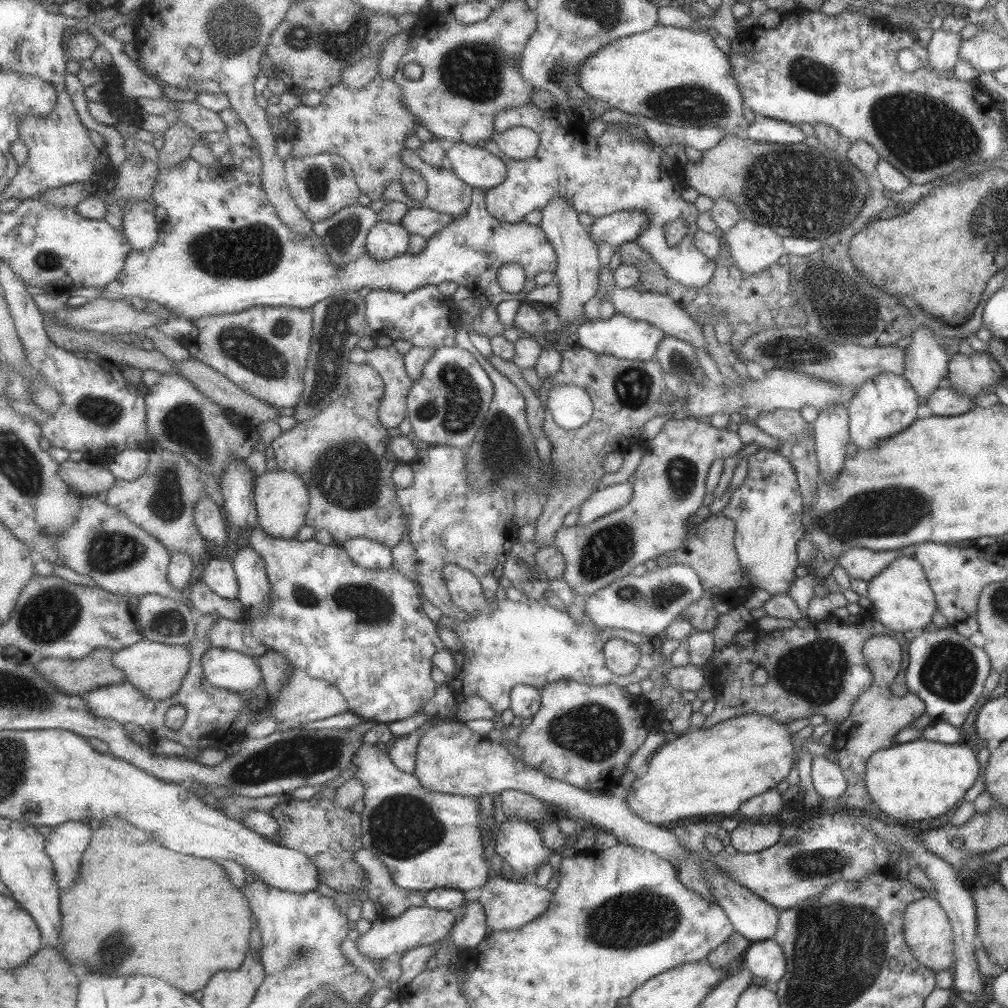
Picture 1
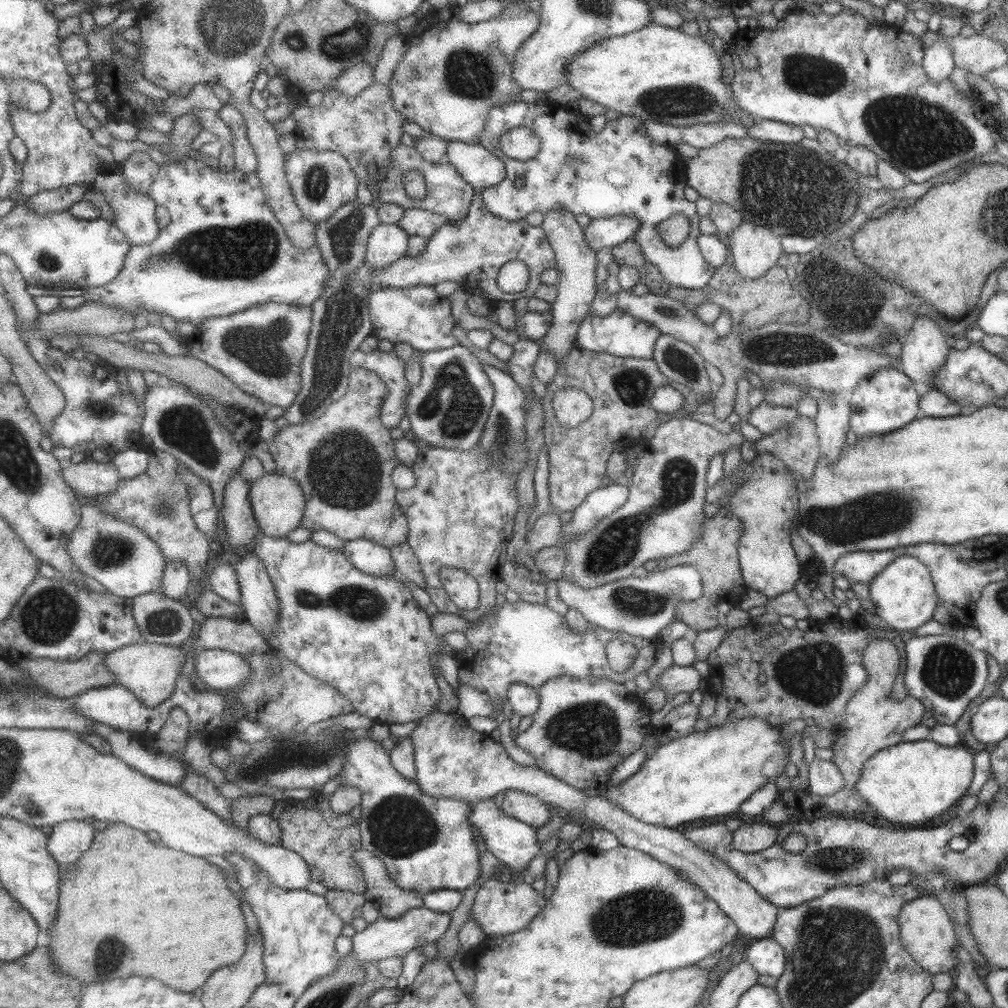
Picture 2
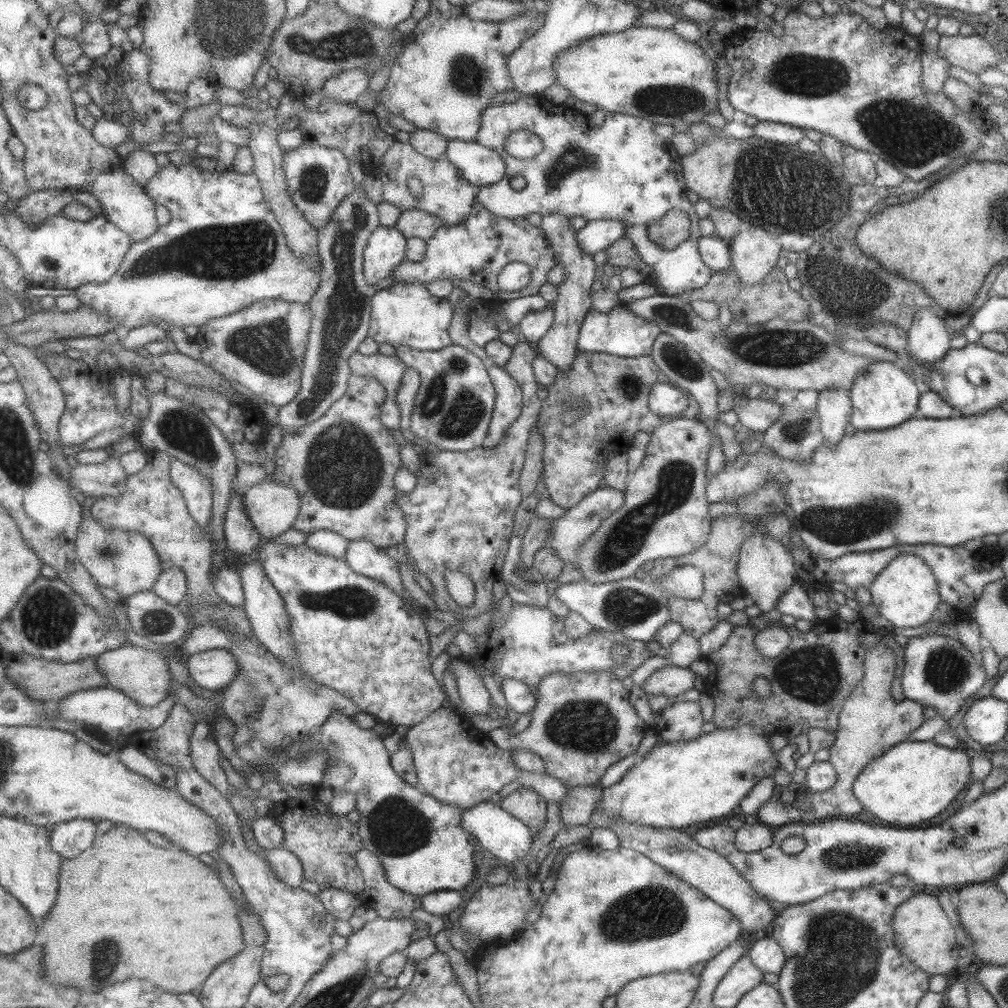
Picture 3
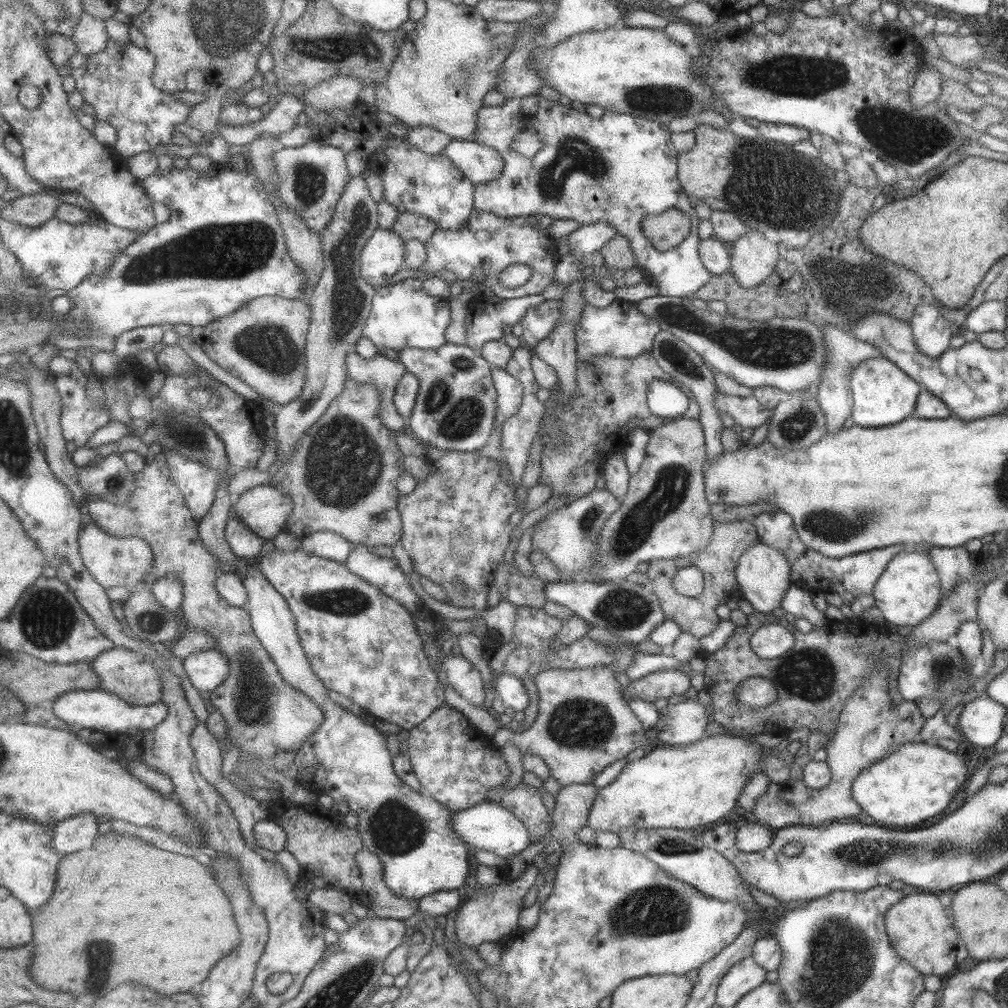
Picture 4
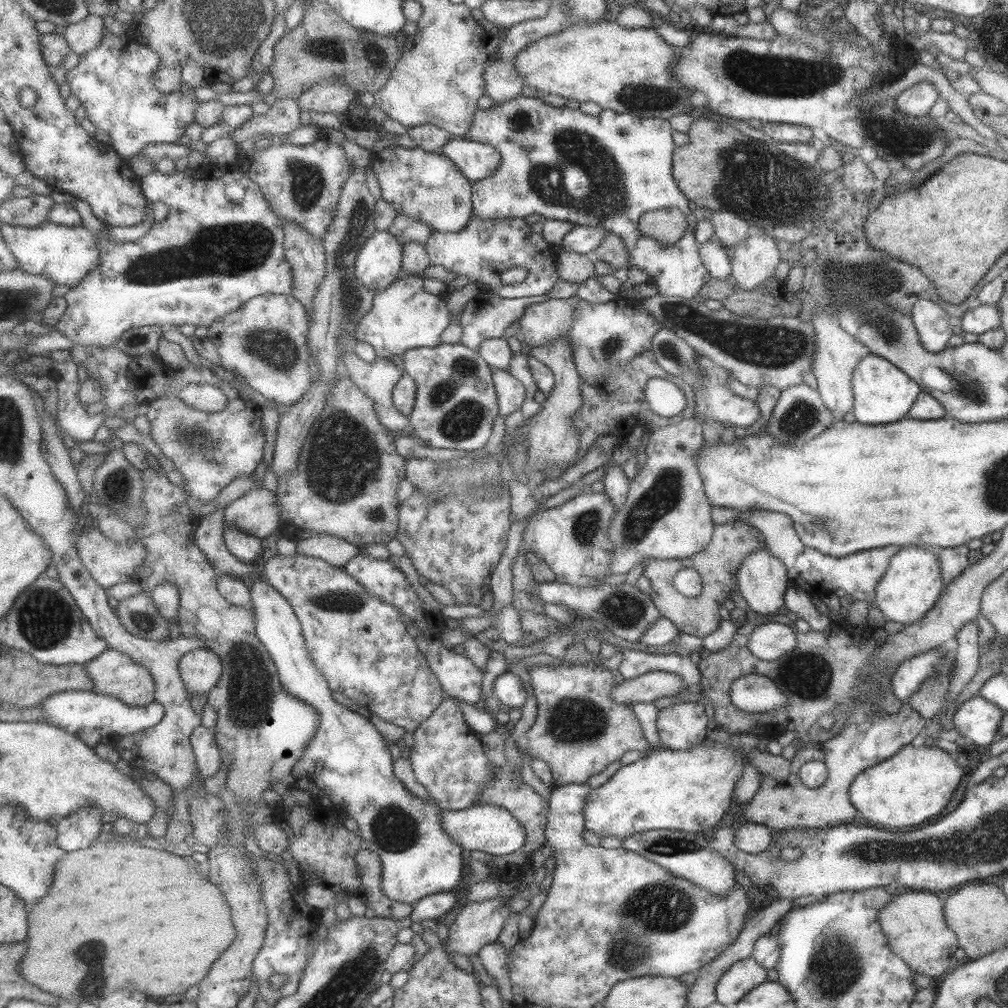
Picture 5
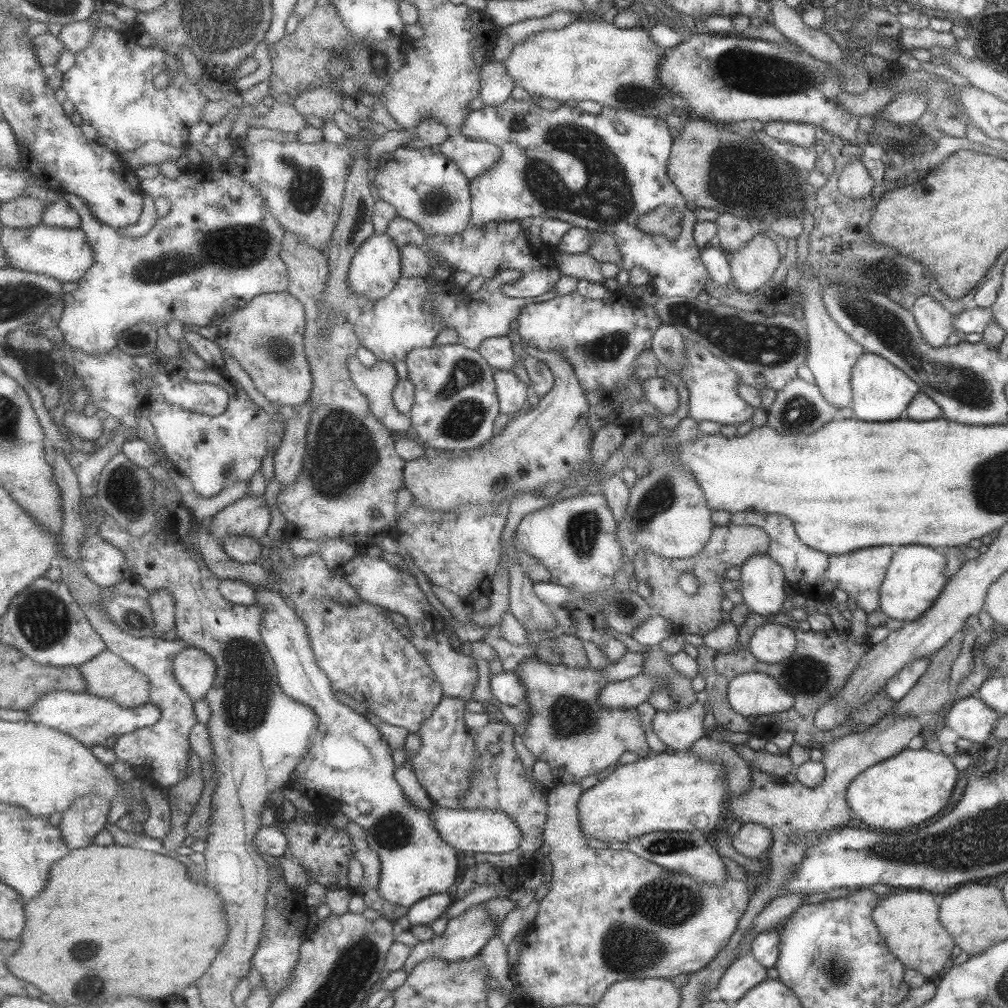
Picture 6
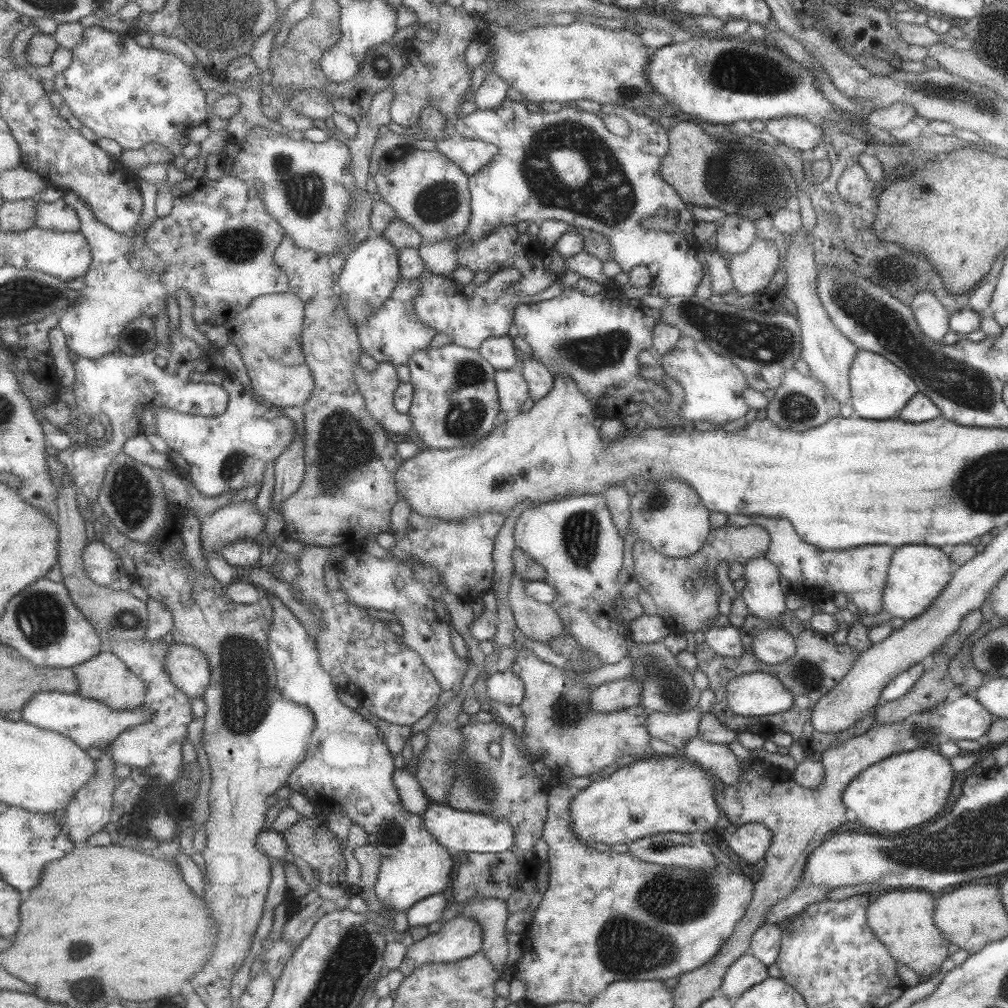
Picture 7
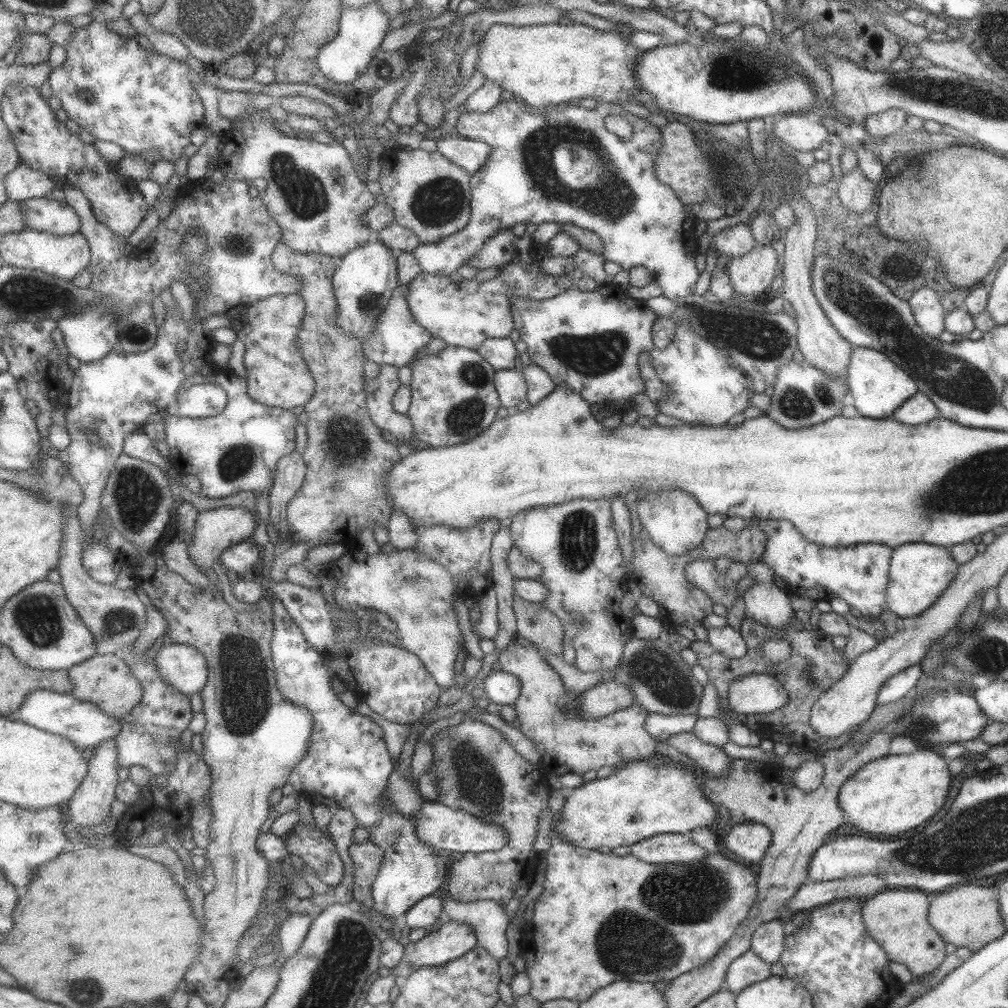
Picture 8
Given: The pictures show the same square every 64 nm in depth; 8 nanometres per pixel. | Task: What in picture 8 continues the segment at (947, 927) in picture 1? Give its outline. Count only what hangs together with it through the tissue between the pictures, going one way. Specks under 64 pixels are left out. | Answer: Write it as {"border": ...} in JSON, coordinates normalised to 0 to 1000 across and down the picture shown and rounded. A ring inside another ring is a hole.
{"border":[[[880,881],[855,892],[853,908],[859,926],[874,939],[879,951],[895,956],[907,970],[923,968],[937,953],[938,934],[922,919],[920,902],[926,886],[910,882]]]}

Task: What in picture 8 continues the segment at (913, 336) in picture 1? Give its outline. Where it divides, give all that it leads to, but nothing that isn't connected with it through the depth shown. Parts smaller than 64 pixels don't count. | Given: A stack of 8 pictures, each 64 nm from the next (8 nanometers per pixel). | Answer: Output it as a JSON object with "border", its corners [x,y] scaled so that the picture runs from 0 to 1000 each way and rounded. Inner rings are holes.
{"border":[[[913,284],[899,299],[910,323],[924,335],[930,335],[937,327],[937,313],[939,309],[933,301],[928,288],[921,284]]]}

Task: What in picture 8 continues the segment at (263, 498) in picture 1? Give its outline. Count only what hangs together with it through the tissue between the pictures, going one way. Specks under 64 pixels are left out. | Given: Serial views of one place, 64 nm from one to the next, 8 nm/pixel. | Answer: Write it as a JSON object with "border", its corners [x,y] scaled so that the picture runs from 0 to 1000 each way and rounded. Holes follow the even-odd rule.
{"border":[[[221,502],[214,505],[200,507],[194,516],[190,535],[187,540],[189,556],[201,566],[212,562],[220,556],[221,549],[245,536],[249,536],[253,528],[253,512],[242,503]]]}

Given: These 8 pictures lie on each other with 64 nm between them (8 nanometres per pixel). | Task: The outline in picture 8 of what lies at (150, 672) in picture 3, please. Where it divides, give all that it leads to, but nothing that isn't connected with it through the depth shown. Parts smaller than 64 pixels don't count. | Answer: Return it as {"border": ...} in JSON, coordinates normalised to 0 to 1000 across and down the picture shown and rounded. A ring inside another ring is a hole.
{"border":[[[116,649],[96,650],[68,664],[73,684],[71,689],[78,694],[95,698],[104,708],[122,713],[134,703],[143,691],[143,681],[124,655]]]}

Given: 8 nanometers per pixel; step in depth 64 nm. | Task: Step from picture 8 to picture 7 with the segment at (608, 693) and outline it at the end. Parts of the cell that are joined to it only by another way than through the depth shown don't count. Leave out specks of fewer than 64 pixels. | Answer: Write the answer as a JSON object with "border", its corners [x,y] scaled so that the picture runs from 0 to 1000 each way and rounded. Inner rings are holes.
{"border":[[[625,672],[599,677],[587,682],[583,699],[588,706],[610,706],[635,698],[635,681]]]}

